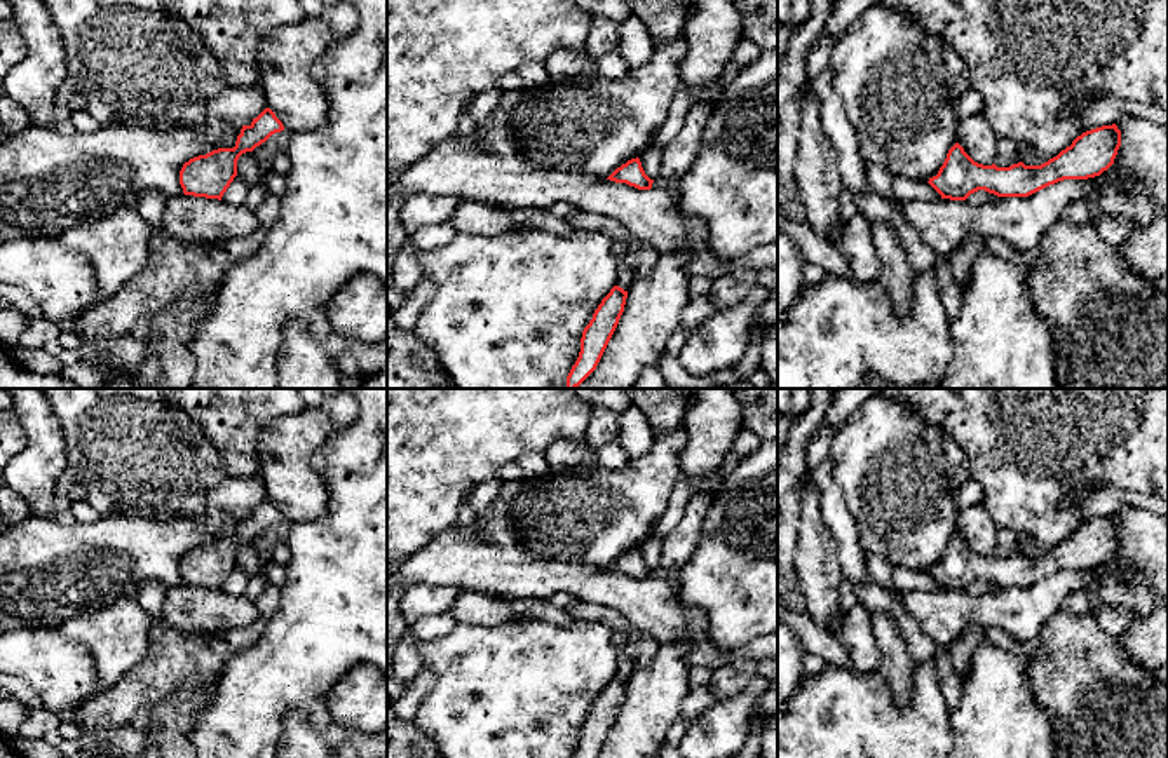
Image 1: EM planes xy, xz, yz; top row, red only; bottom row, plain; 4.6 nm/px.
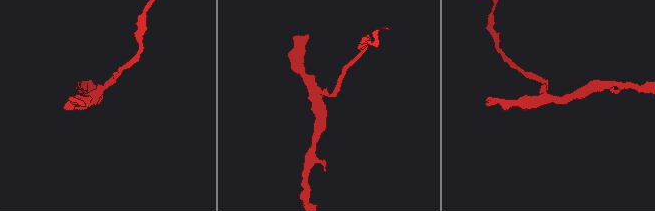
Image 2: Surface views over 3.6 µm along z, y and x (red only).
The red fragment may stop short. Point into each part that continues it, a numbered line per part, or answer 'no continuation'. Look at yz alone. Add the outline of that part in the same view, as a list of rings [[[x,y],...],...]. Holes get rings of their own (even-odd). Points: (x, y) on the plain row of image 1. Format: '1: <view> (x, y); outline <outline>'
no continuation

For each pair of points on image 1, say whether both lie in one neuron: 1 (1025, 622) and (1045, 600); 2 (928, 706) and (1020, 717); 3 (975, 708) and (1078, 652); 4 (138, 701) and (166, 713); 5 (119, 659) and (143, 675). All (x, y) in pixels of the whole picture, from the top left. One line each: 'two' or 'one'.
1: one
2: two
3: two
4: two
5: two

